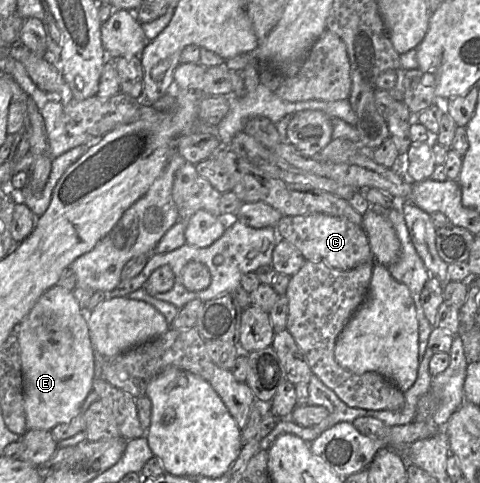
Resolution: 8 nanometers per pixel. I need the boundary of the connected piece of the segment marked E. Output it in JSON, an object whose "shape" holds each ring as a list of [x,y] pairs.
{"shape":[[[59,285],[45,291],[37,300],[30,312],[25,316],[18,326],[18,342],[19,355],[21,360],[21,368],[24,378],[24,409],[26,416],[26,424],[28,430],[45,430],[51,431],[58,424],[68,423],[81,412],[81,406],[88,394],[93,390],[94,381],[94,348],[92,346],[89,329],[87,324],[87,316],[79,307],[73,291],[69,291]]]}

